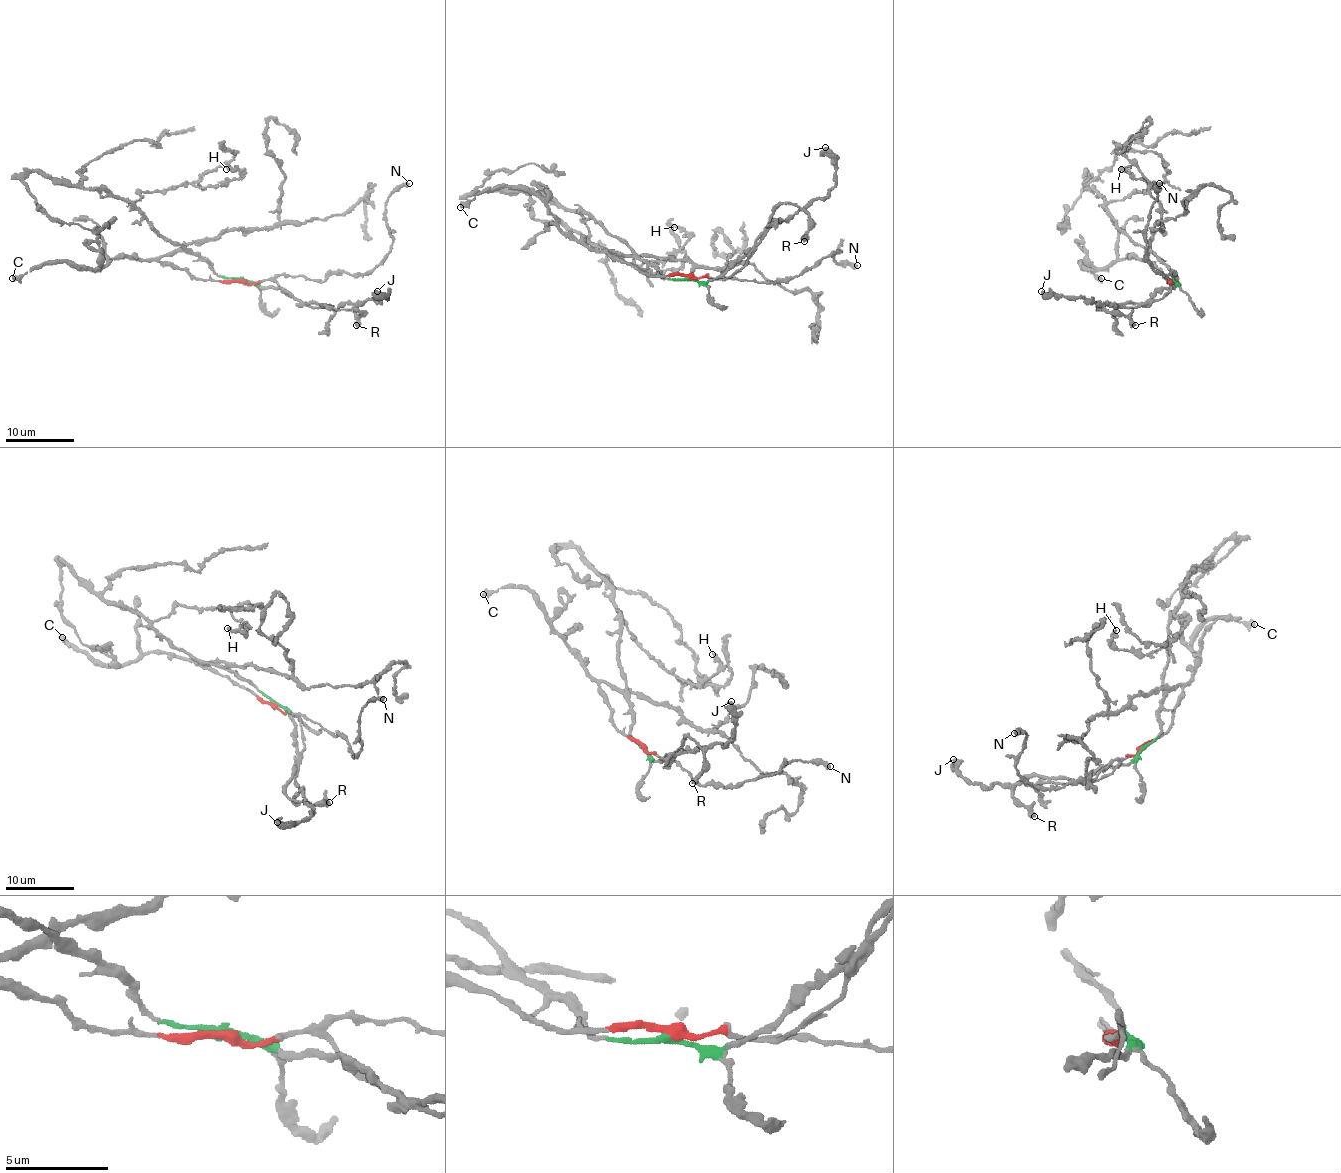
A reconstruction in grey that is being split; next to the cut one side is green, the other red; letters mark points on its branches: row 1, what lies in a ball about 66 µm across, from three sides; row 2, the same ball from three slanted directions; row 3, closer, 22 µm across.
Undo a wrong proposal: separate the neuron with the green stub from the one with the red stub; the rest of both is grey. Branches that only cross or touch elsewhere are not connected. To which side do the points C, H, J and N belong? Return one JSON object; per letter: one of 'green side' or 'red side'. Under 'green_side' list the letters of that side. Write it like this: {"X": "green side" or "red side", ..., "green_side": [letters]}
{"C": "red side", "H": "green side", "J": "green side", "N": "red side", "green_side": ["H", "J"]}

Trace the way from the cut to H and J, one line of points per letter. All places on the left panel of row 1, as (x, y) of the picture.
H: (240, 280), (221, 277), (167, 241), (134, 204), (141, 192), (179, 184), (228, 184), (240, 173), (226, 168)
J: (240, 280), (283, 287), (306, 306), (338, 308), (387, 296), (376, 291)

